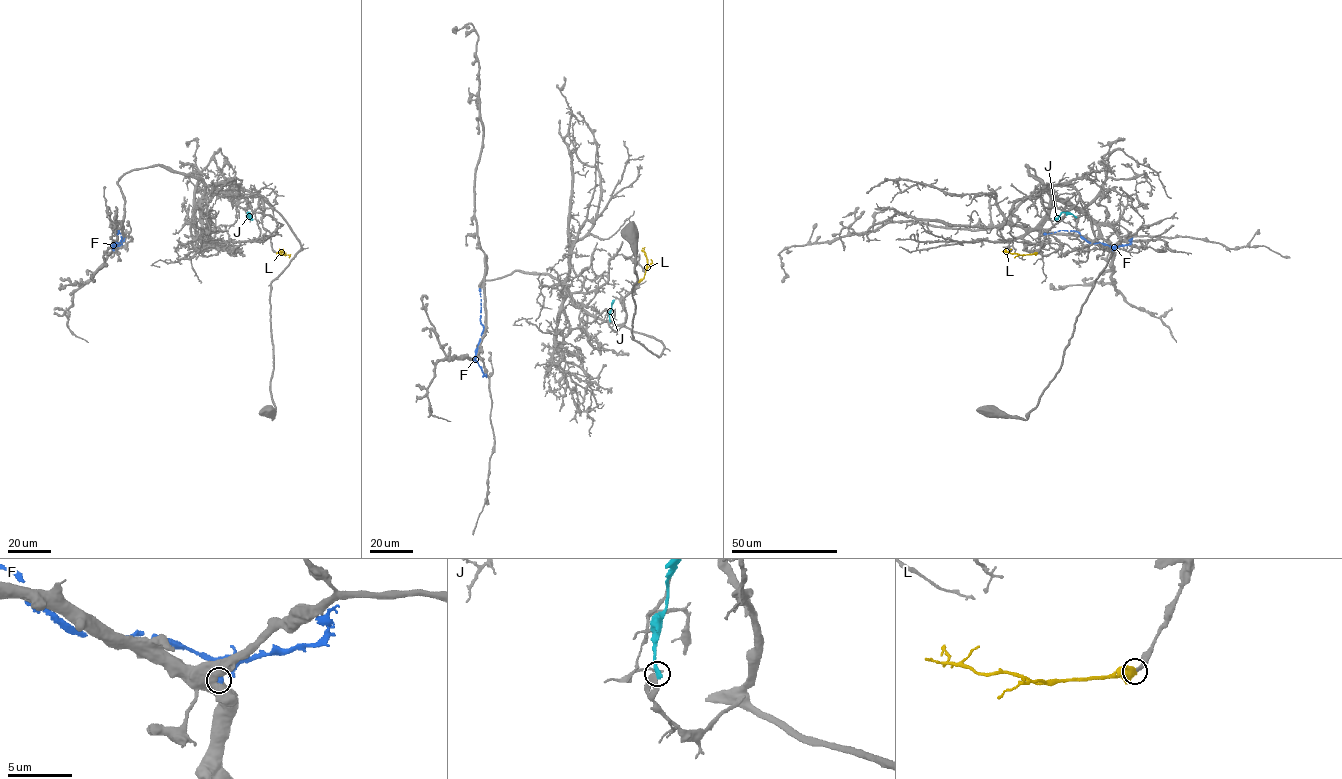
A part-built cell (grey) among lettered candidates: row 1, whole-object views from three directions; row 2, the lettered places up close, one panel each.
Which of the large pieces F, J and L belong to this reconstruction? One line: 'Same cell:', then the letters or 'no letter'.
Same cell: L

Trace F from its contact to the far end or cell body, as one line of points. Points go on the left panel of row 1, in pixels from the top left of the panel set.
F: (113, 250), (115, 242), (120, 241), (119, 230), (117, 233)

